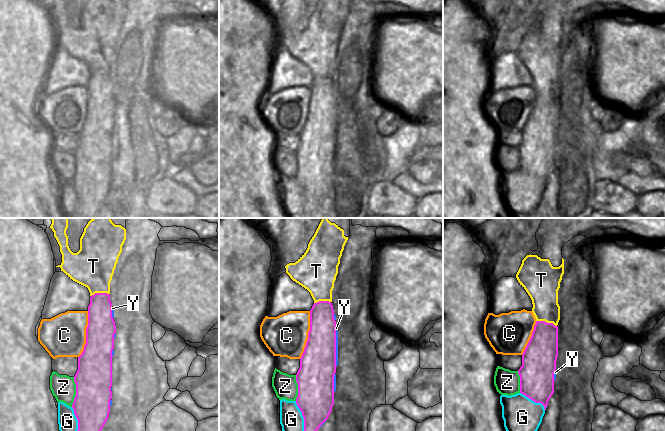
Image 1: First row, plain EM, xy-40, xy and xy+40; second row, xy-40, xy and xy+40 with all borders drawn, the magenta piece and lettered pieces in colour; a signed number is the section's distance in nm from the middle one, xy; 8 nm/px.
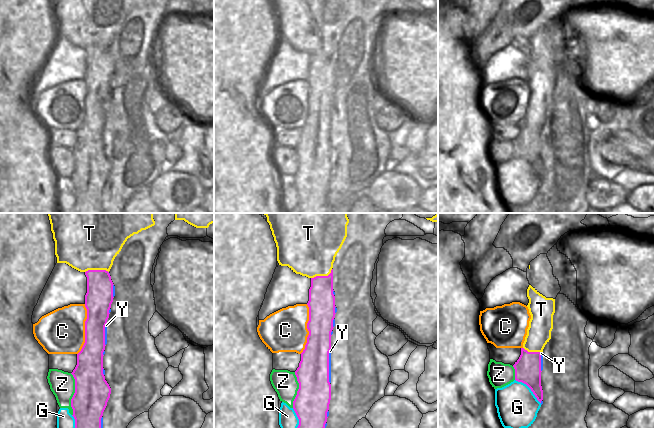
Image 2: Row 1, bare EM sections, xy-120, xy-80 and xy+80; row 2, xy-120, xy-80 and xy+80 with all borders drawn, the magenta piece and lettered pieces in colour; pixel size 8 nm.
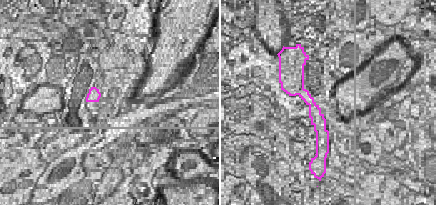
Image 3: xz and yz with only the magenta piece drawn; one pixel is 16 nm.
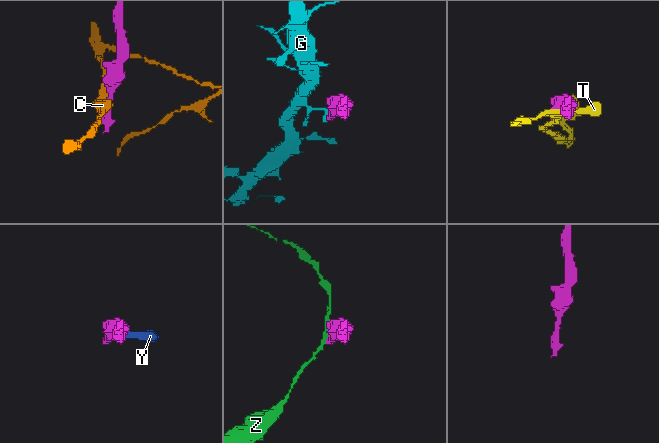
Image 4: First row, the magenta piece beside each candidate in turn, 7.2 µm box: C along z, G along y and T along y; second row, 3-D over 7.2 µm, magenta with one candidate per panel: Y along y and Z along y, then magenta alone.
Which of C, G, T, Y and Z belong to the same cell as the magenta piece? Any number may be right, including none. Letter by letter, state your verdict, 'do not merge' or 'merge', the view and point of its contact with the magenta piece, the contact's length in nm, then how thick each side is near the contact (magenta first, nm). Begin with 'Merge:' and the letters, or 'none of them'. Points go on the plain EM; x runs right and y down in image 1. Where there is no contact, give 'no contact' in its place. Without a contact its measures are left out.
Merge: Y
C: do not merge; contact xy (308, 111); length 400 nm; calibres 280 and 340 nm
G: do not merge; contact xy (304, 196); length 300 nm; calibres 300 and 190 nm
T: do not merge; contact xy+40 (546, 98); length 180 nm; calibres 260 and 240 nm
Y: merge; contact xy (335, 123); length 320 nm; calibres 280 and 20 nm
Z: do not merge; contact xy-40 (76, 168); length 240 nm; calibres 300 and 200 nm

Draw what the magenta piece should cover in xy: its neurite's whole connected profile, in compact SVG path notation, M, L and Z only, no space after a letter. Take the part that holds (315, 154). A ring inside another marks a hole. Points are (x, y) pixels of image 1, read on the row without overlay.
M331 78L313 80L308 116L296 150L296 180L304 194L302 215L316 209L328 195L334 181L338 141L338 105L335 96Z

